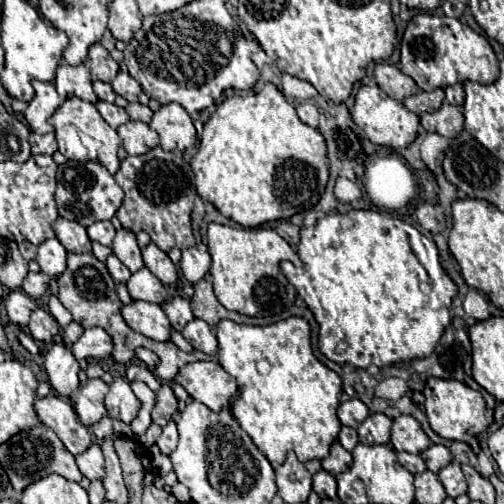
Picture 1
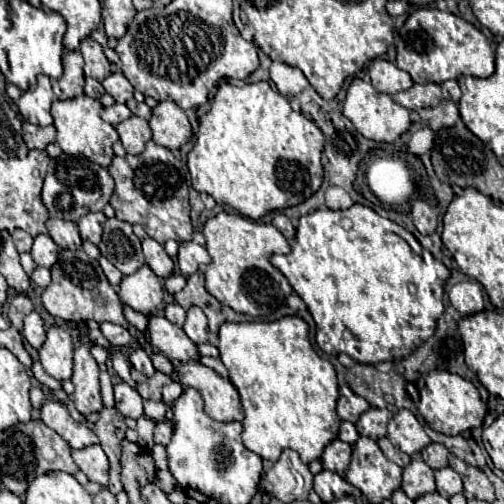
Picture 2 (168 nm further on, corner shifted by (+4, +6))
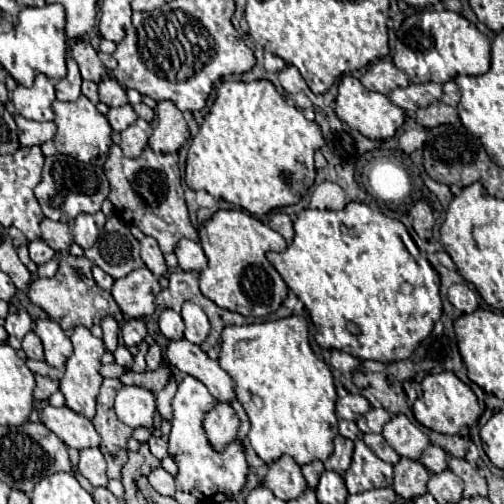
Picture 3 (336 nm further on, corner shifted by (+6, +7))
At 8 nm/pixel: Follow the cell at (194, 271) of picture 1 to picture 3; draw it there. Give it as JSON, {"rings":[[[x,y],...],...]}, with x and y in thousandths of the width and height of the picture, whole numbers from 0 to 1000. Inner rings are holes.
{"rings":[[[359,474],[347,490],[347,506],[355,514],[355,530],[363,538],[403,538],[411,526],[411,510],[395,482],[379,474]]]}

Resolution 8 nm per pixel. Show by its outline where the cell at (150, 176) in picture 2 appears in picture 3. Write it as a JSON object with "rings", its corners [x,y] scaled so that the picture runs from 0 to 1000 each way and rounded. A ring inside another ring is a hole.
{"rings":[[[220,288],[204,335],[220,363],[220,403],[240,419],[232,427],[248,442],[272,446],[288,466],[300,466],[323,502],[339,502],[359,470],[395,478],[395,466],[375,438],[355,327],[343,308],[312,308],[300,292],[288,292],[272,315],[252,315],[232,288]]]}

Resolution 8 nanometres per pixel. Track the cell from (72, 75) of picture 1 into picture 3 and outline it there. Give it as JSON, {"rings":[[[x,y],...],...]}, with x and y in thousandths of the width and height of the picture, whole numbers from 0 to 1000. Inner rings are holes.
{"rings":[[[141,109],[133,113],[133,149],[109,161],[109,181],[117,200],[153,200],[153,192],[161,188],[161,149]]]}

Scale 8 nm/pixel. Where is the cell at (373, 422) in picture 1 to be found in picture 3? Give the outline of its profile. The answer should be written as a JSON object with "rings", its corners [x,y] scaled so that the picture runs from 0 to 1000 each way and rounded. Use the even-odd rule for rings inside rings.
{"rings":[[[736,812],[728,815],[724,823],[716,823],[708,831],[708,847],[712,855],[724,863],[724,859],[756,859],[760,843],[776,831],[776,819],[764,815],[764,812]]]}

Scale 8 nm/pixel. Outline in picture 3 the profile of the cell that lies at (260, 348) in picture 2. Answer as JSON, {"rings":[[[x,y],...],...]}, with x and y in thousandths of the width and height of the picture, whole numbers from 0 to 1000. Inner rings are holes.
{"rings":[[[581,625],[550,637],[446,649],[438,661],[435,724],[466,756],[466,784],[482,800],[498,835],[498,855],[490,871],[526,919],[550,915],[558,903],[577,903],[589,923],[609,923],[625,911],[645,915],[661,899],[661,871],[673,863],[661,740],[653,724],[613,688],[613,645],[605,629]]]}

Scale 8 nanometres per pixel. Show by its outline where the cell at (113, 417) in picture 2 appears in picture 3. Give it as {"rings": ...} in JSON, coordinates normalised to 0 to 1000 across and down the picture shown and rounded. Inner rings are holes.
{"rings":[[[204,752],[200,780],[192,788],[192,823],[185,831],[185,843],[200,863],[196,891],[208,903],[216,950],[240,946],[240,927],[252,915],[252,871],[264,855],[252,843],[240,843],[240,835],[224,819],[224,788],[236,772],[236,752]]]}

